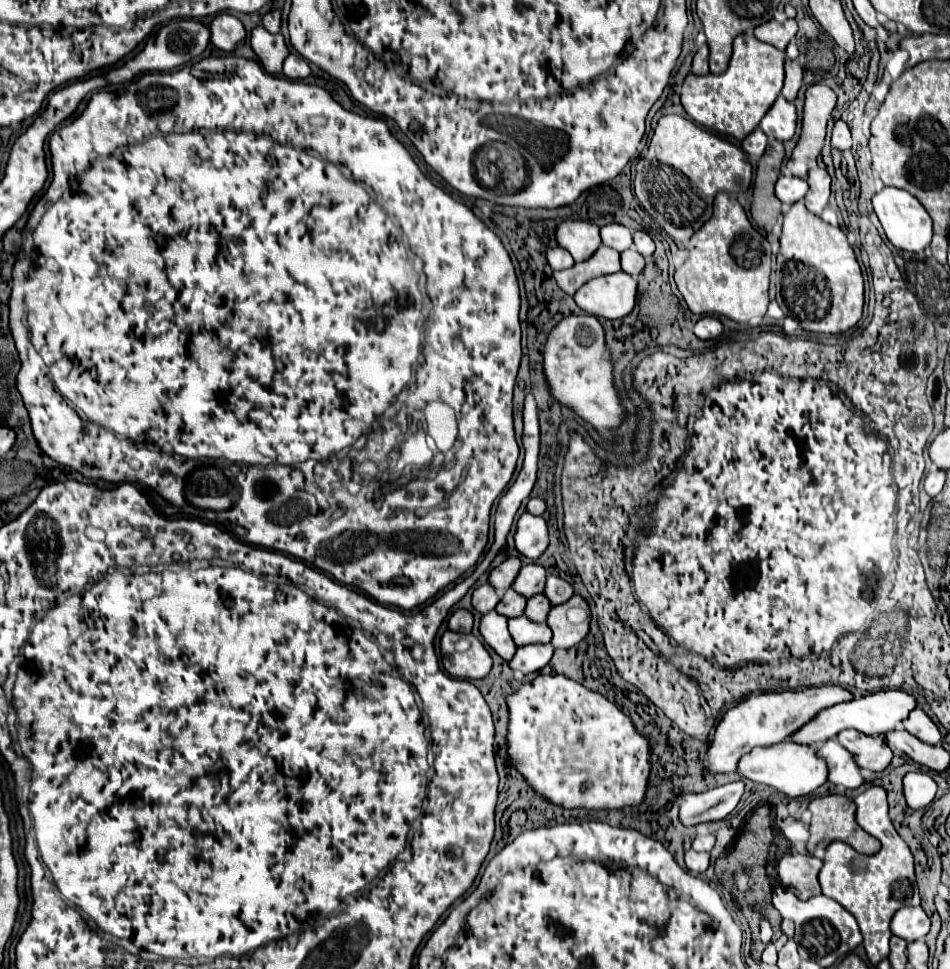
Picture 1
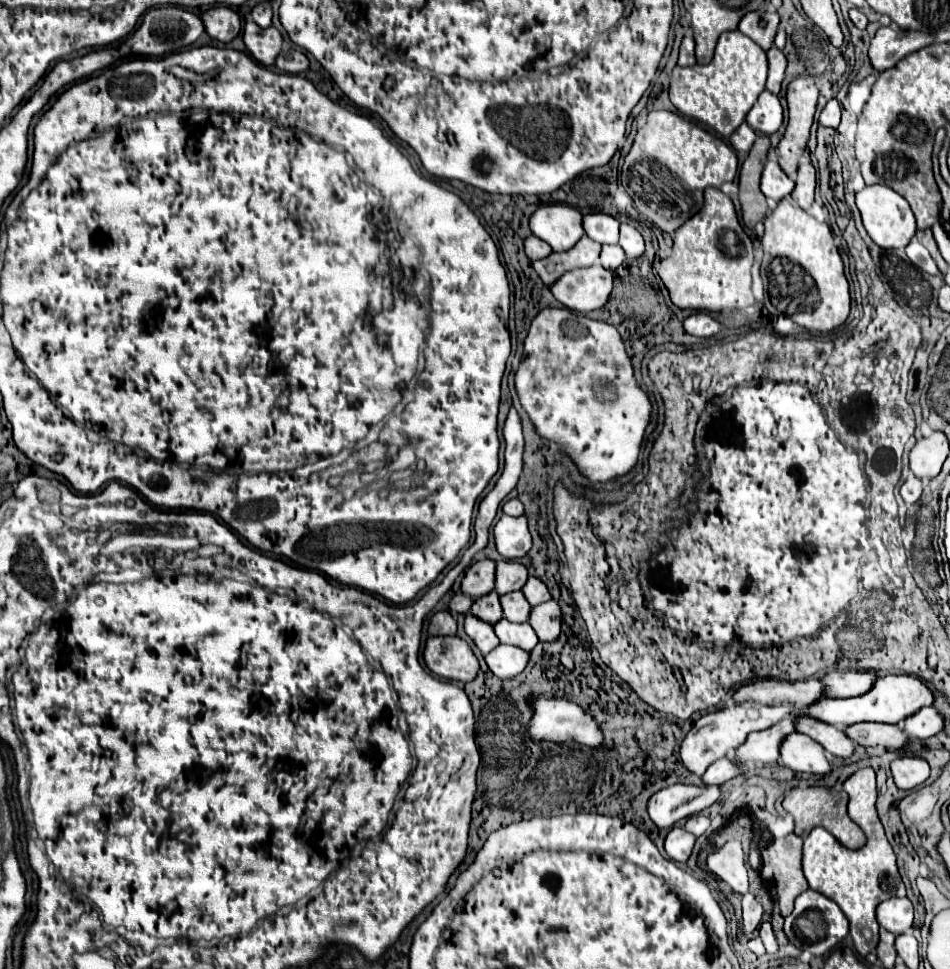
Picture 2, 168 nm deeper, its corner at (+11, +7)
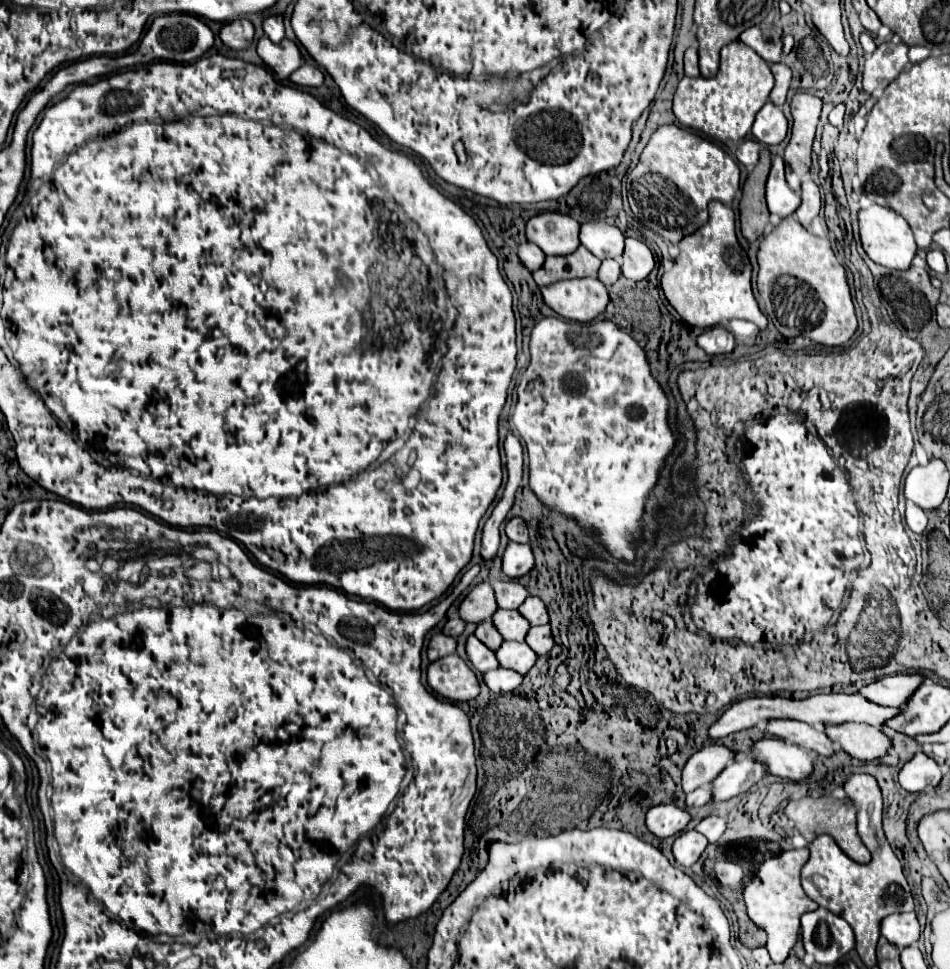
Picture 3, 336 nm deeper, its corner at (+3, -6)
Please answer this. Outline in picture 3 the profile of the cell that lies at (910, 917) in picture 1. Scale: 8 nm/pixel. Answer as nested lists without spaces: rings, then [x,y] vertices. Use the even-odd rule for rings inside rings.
[[[915,912],[891,914],[881,920],[881,936],[885,936],[897,948],[913,946],[919,940],[919,922]]]

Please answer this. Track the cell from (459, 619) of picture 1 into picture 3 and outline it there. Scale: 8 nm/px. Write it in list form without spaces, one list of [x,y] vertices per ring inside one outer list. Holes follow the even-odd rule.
[[[435,634],[429,640],[429,646],[427,646],[427,658],[429,658],[429,662],[453,654],[455,652],[455,644],[457,644],[455,638],[445,636],[445,634]]]

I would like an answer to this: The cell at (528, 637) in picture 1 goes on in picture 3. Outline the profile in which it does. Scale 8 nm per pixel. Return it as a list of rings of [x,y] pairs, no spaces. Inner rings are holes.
[[[503,642],[495,656],[501,668],[515,670],[521,676],[525,676],[537,660],[537,654],[525,642]]]

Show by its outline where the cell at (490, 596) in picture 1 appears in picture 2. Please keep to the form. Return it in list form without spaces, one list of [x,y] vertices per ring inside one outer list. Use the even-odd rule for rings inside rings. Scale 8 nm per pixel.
[[[455,593],[455,597],[451,599],[451,605],[449,605],[449,611],[455,611],[455,613],[467,613],[469,607],[473,605],[473,599],[465,593]]]

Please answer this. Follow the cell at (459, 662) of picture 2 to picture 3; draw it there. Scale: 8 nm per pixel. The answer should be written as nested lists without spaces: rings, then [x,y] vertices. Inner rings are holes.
[[[457,654],[431,662],[427,668],[427,684],[439,696],[453,702],[475,700],[479,694],[479,680],[475,672]]]

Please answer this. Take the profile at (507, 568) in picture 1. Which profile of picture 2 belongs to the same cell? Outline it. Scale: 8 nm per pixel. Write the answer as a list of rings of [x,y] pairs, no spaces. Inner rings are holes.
[[[493,559],[477,561],[467,569],[463,583],[461,583],[461,591],[473,599],[483,597],[495,589],[493,575],[495,575],[495,561]]]

